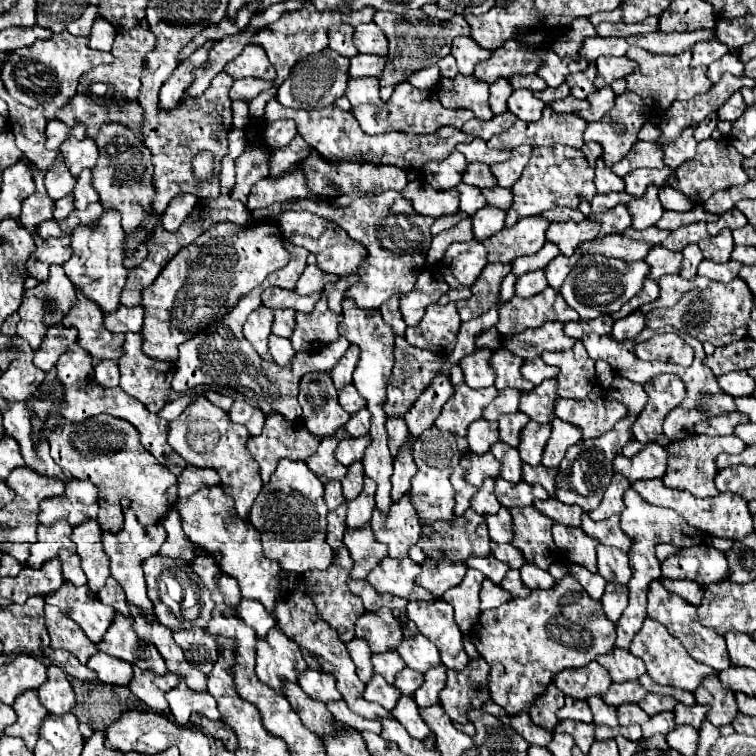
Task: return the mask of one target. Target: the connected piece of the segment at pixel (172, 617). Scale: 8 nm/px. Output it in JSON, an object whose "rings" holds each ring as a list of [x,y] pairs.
{"rings":[[[151,556],[143,560],[143,570],[145,570],[145,580],[147,580],[147,592],[153,602],[155,616],[161,620],[161,624],[171,628],[173,632],[187,630],[193,624],[207,628],[215,602],[211,600],[209,590],[203,586],[199,576],[191,570],[191,566],[185,560]]]}

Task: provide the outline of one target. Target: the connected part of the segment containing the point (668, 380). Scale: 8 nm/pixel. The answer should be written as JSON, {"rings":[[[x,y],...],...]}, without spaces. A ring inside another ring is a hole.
{"rings":[[[661,374],[645,384],[647,404],[633,424],[633,438],[649,444],[661,434],[665,416],[685,398],[685,386],[675,374]]]}

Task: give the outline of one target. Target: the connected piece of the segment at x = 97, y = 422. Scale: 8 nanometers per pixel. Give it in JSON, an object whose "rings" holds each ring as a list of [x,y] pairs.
{"rings":[[[105,414],[83,420],[83,422],[77,422],[77,424],[65,422],[65,424],[59,424],[53,432],[49,432],[47,442],[51,446],[51,458],[55,460],[55,464],[61,470],[69,472],[77,480],[91,480],[97,486],[97,490],[99,490],[99,516],[97,516],[97,522],[99,522],[103,532],[117,534],[121,530],[121,524],[123,524],[123,514],[129,508],[135,512],[137,520],[145,526],[161,522],[163,516],[169,512],[167,490],[177,484],[177,476],[171,474],[165,466],[157,464],[155,456],[149,454],[141,446],[139,436],[137,436],[135,428],[129,426],[129,422],[117,420],[113,416],[105,416]]]}

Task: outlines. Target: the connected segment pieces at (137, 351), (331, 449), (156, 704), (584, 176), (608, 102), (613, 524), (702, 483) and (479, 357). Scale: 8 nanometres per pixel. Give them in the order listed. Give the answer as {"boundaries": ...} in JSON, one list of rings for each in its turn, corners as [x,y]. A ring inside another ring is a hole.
{"boundaries":[[[[125,334],[125,342],[123,342],[123,356],[119,358],[119,368],[121,368],[121,388],[131,394],[133,398],[137,398],[139,402],[145,404],[145,408],[149,412],[159,412],[167,402],[169,402],[169,394],[171,394],[171,378],[173,378],[173,364],[165,364],[165,362],[157,362],[157,360],[149,360],[149,356],[145,356],[141,352],[141,334]]],[[[327,436],[319,442],[317,452],[313,456],[309,456],[309,460],[305,460],[307,466],[317,474],[317,478],[323,484],[329,480],[341,480],[345,476],[347,468],[335,460],[337,444],[339,444],[337,436]]],[[[133,668],[133,670],[135,670],[135,676],[129,682],[129,690],[141,702],[145,702],[151,710],[155,710],[155,712],[167,710],[169,704],[165,700],[165,692],[169,692],[171,688],[175,688],[179,684],[179,676],[167,674],[163,678],[157,678],[151,672],[141,672],[139,668]]],[[[563,144],[533,148],[531,158],[521,172],[521,178],[511,188],[513,206],[507,212],[505,224],[513,226],[523,216],[539,216],[541,212],[555,208],[555,206],[577,208],[581,200],[591,202],[591,198],[597,194],[593,176],[595,176],[593,168],[589,166],[585,154],[577,148],[565,148]]],[[[603,86],[601,90],[595,90],[593,94],[587,96],[587,102],[591,106],[589,110],[583,110],[579,116],[587,122],[597,122],[605,116],[605,112],[609,112],[609,108],[613,108],[613,100],[615,100],[615,94],[611,86]]],[[[585,514],[581,528],[583,528],[583,532],[585,532],[587,536],[599,540],[601,544],[615,546],[615,548],[619,548],[621,552],[629,552],[629,548],[631,548],[629,536],[627,536],[627,534],[621,530],[621,526],[619,526],[619,516],[611,516],[609,520],[603,520],[603,522],[593,522],[593,520],[589,520],[589,516]]],[[[687,436],[683,440],[671,442],[667,448],[667,472],[663,476],[663,484],[667,488],[677,488],[677,490],[687,490],[697,498],[707,498],[707,496],[717,496],[717,488],[713,484],[715,478],[715,460],[721,452],[729,454],[741,454],[745,450],[745,442],[739,440],[737,436]]],[[[475,350],[473,354],[461,358],[459,366],[463,372],[463,382],[469,388],[485,388],[485,386],[493,386],[495,382],[495,372],[493,368],[489,368],[489,356],[491,350]]]]}

